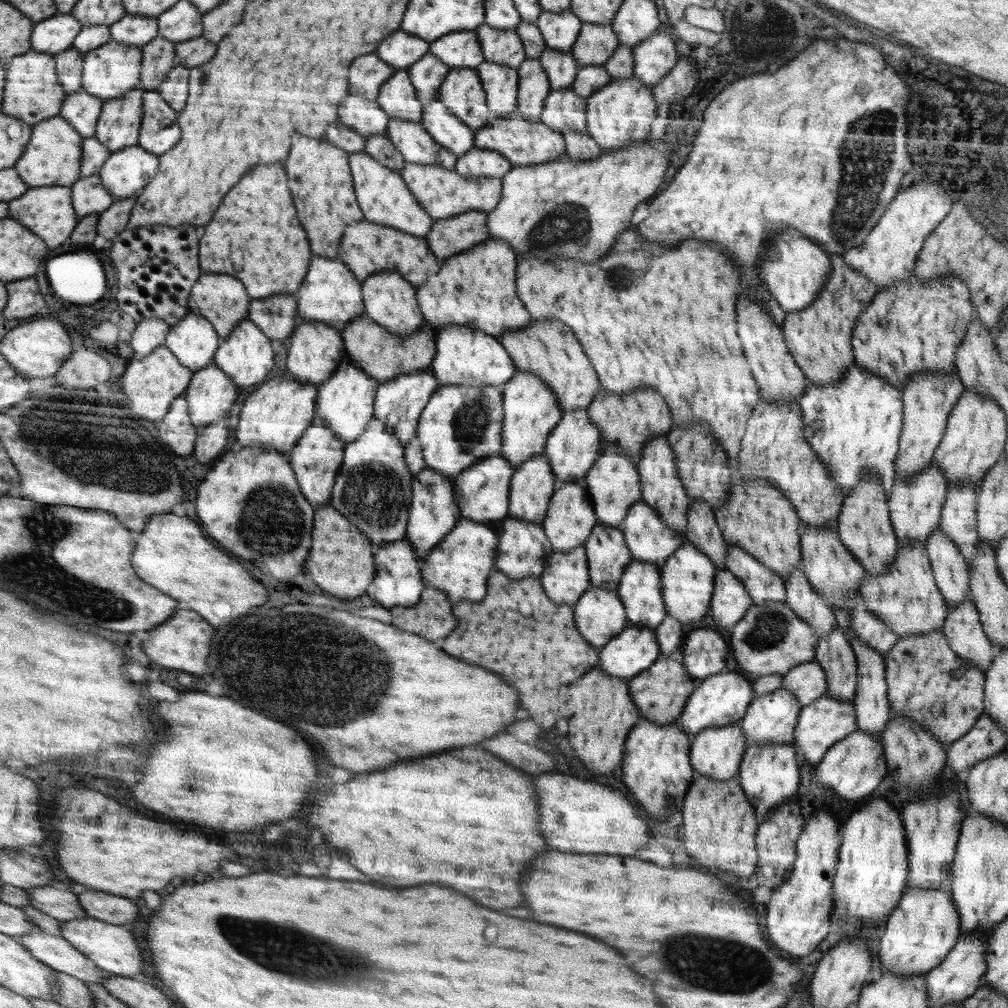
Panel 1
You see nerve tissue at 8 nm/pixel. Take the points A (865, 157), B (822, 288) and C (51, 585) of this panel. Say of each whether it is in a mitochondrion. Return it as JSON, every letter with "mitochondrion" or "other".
{"A":"mitochondrion","B":"other","C":"mitochondrion"}

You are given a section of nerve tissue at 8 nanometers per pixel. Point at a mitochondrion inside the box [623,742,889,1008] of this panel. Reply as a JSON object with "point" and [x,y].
{"point":[724,965]}

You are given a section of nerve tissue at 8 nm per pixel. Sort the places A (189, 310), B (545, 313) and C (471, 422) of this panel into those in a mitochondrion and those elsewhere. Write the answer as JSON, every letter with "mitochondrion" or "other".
{"A":"other","B":"other","C":"mitochondrion"}

